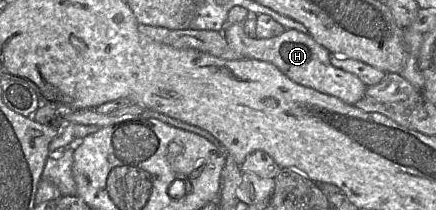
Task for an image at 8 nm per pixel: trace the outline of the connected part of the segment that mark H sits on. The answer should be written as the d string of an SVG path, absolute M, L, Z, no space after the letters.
M243 23L227 24L222 32L228 45L240 53L245 59L257 59L275 65L292 81L306 87L313 88L320 93L328 94L339 98L349 105L355 105L365 95L367 86L350 72L334 67L330 63L330 53L323 46L318 44L309 34L294 29L285 30L282 34L268 39L250 38L244 33Z

